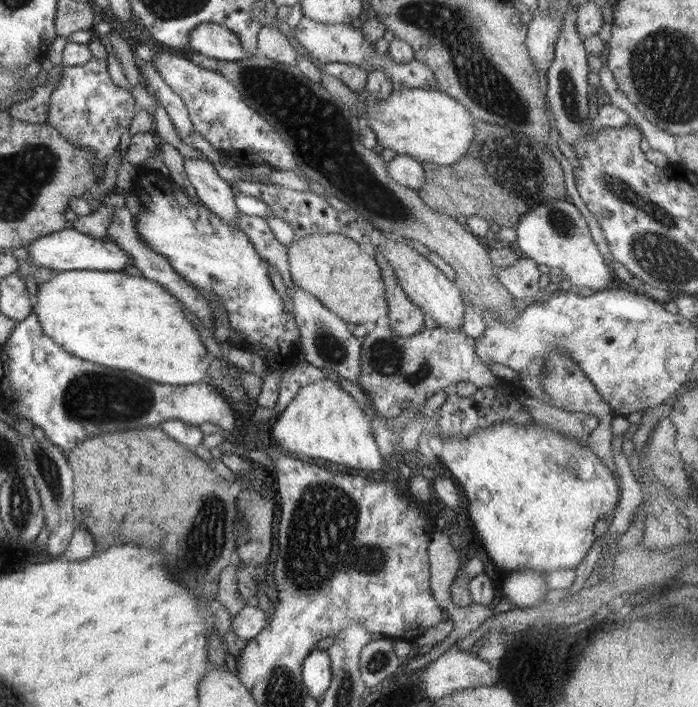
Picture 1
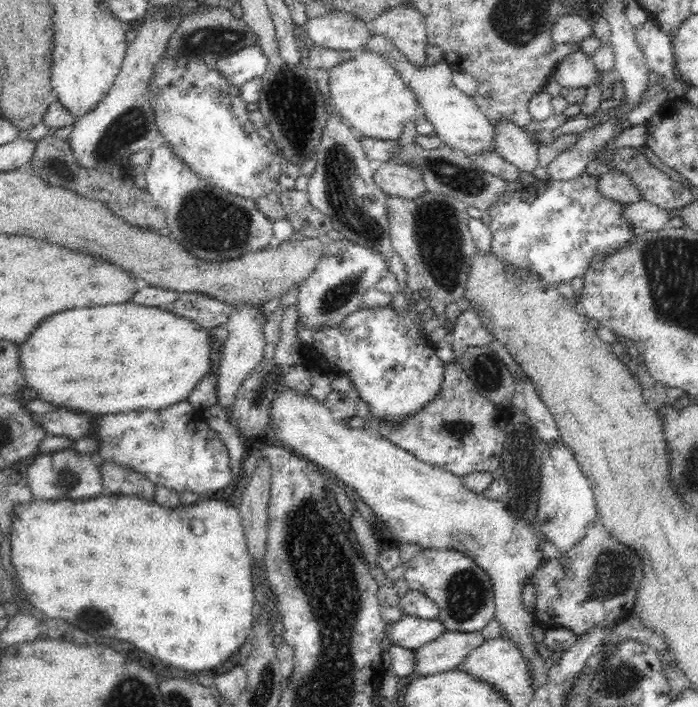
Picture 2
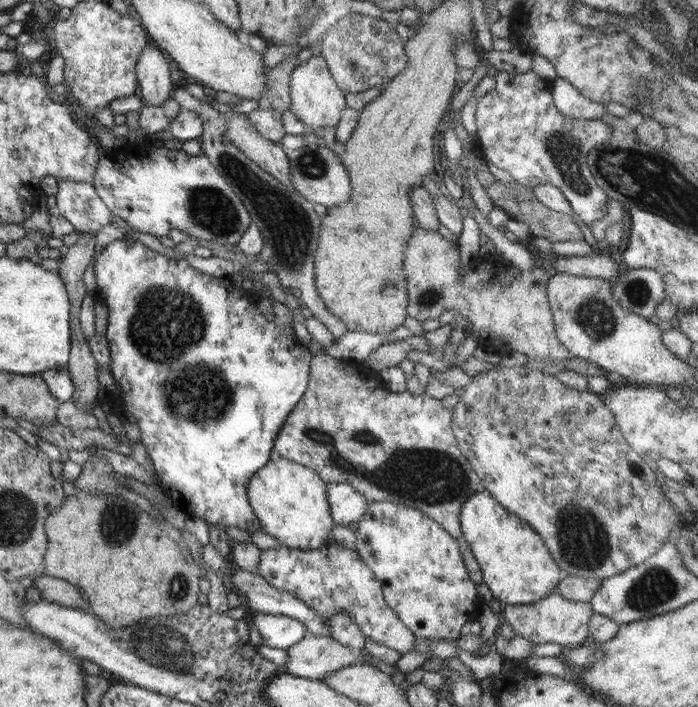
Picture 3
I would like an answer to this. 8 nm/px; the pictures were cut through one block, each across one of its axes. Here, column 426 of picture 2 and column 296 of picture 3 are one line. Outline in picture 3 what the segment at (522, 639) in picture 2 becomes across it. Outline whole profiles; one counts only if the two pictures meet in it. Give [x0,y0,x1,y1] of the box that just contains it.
[247,453,335,551]

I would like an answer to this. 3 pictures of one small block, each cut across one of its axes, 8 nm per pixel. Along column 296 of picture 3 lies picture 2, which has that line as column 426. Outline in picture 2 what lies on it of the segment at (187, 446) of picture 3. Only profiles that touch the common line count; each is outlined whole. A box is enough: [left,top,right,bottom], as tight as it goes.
[296,305,445,422]

